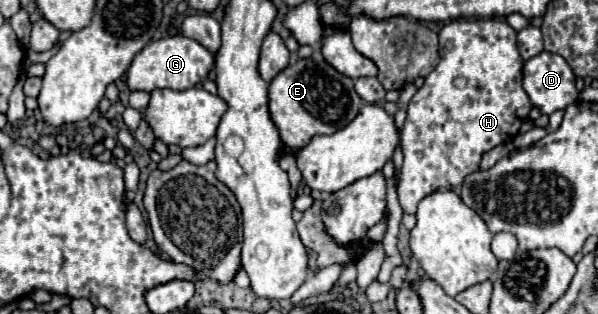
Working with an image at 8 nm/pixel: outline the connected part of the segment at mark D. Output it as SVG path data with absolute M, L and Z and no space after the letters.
M540 52L524 62L522 88L542 114L564 110L578 100L576 76L560 54Z

